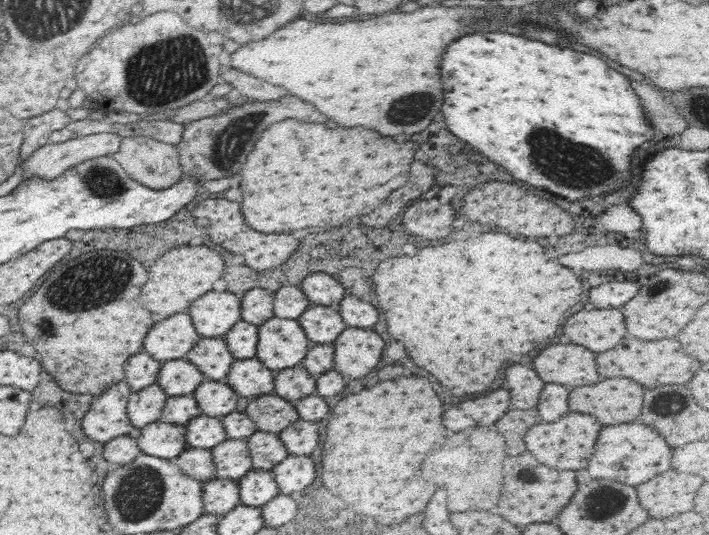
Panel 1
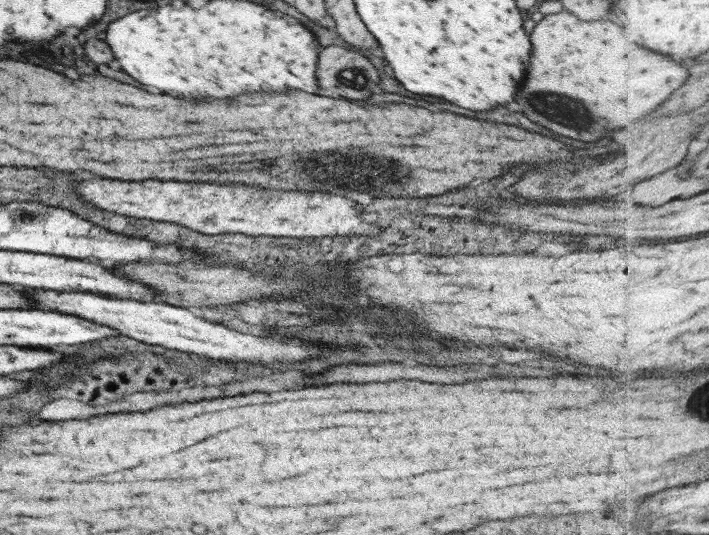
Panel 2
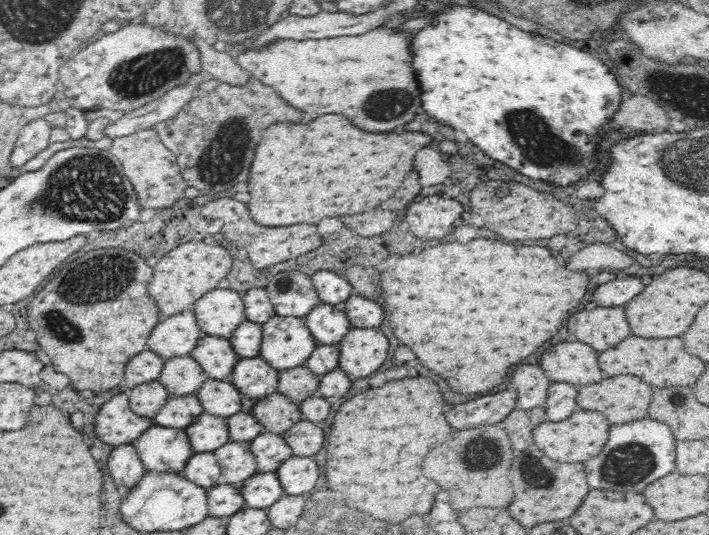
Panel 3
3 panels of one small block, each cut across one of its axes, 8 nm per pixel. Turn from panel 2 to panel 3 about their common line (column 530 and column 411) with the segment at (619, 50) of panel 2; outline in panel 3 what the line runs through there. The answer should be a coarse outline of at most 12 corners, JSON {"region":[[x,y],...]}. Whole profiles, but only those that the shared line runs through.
{"region":[[412,34],[278,39],[235,61],[312,118],[422,112]]}

